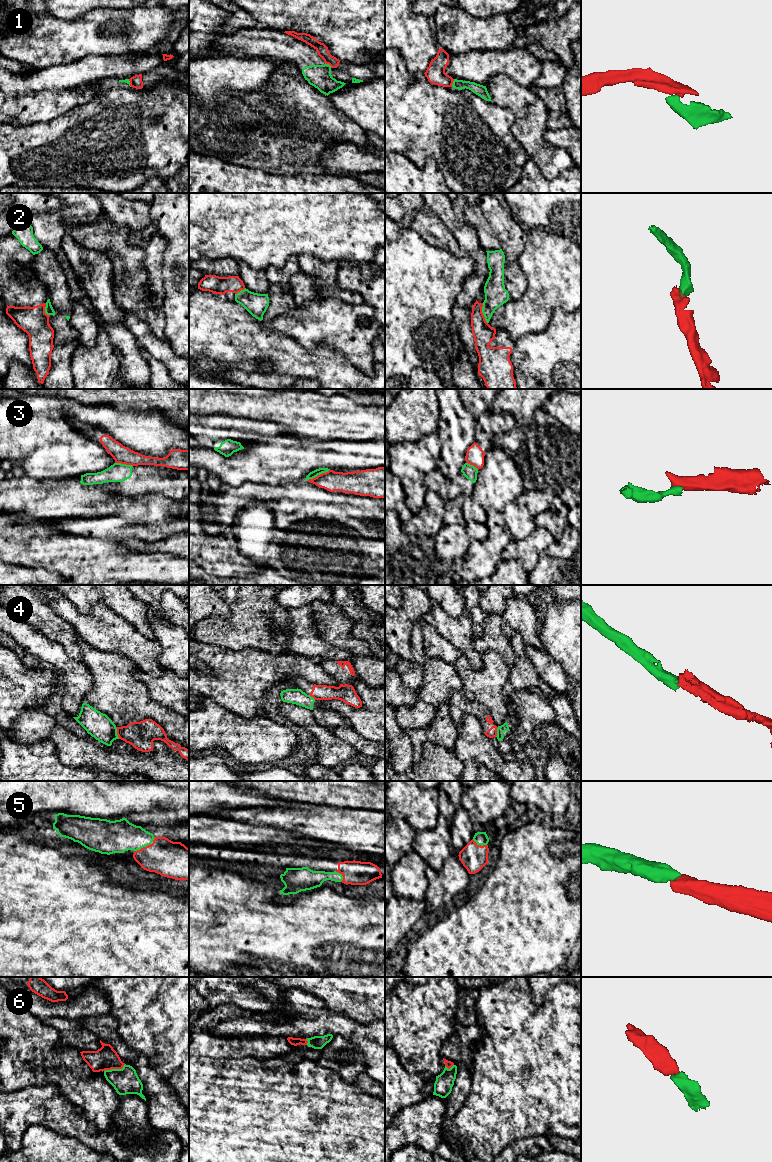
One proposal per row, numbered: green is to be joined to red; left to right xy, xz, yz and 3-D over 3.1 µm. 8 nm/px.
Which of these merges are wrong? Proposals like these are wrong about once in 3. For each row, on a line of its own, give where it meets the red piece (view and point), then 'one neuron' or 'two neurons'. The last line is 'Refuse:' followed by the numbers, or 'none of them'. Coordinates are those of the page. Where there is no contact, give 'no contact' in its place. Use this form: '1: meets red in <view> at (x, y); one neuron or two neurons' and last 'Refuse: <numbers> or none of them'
1: meets red in yz at (452, 83); two neurons
2: meets red in yz at (482, 313); two neurons
3: meets red in xz at (318, 475); two neurons
4: meets red in xy at (117, 733); two neurons
5: meets red in xy at (143, 847); one neuron
6: meets red in xy at (114, 1068); one neuron
Refuse: 1, 2, 3, 4

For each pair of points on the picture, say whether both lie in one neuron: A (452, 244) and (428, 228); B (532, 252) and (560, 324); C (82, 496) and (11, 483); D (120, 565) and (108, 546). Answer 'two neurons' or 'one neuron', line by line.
A: one neuron
B: two neurons
C: one neuron
D: one neuron

